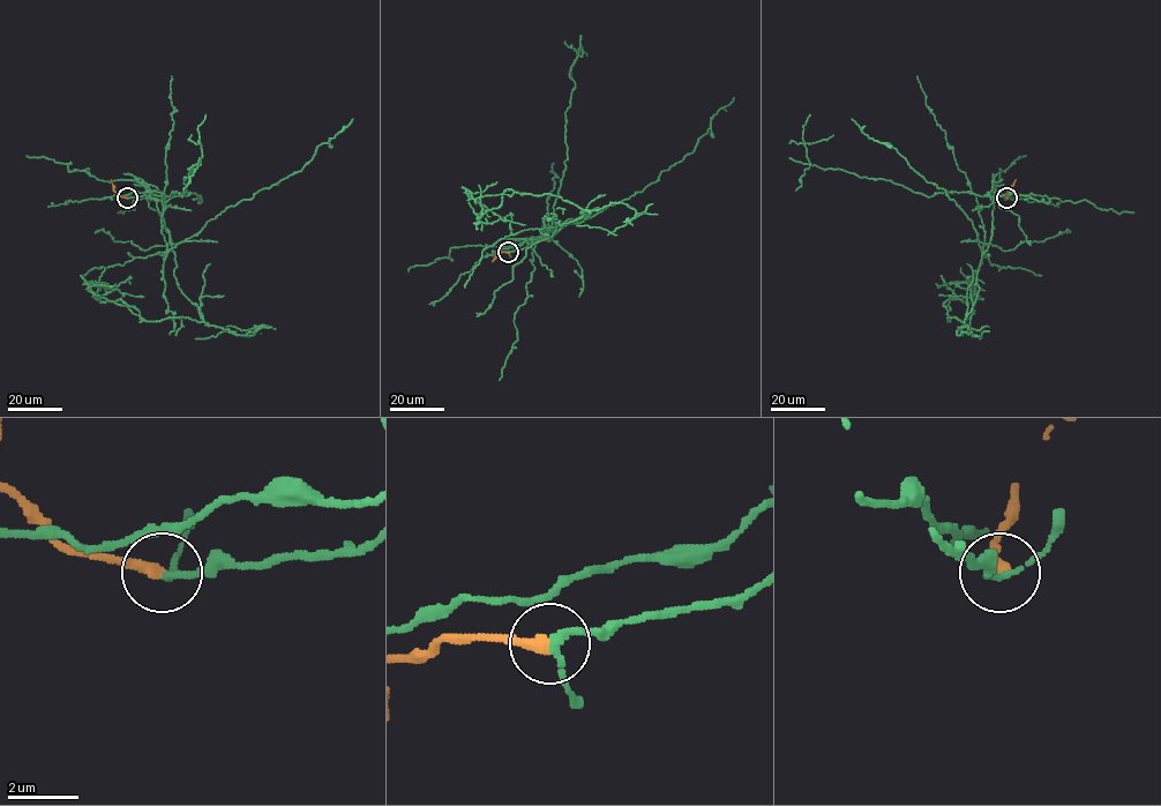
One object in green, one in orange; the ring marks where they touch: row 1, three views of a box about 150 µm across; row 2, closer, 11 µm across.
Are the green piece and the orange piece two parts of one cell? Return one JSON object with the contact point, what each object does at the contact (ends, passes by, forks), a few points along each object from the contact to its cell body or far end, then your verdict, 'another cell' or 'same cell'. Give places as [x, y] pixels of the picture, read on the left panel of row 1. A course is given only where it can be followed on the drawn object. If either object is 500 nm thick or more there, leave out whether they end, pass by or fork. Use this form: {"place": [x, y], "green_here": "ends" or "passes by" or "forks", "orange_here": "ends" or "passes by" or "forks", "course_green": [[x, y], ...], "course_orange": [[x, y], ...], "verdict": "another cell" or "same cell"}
{"place": [127, 198], "green_here": "passes by", "orange_here": "ends", "course_green": [[127, 198], [145, 191], [156, 202], [174, 252], [177, 283], [203, 320], [144, 321], [85, 283], [143, 296]], "course_orange": [[127, 198], [113, 191], [111, 179]], "verdict": "another cell"}

